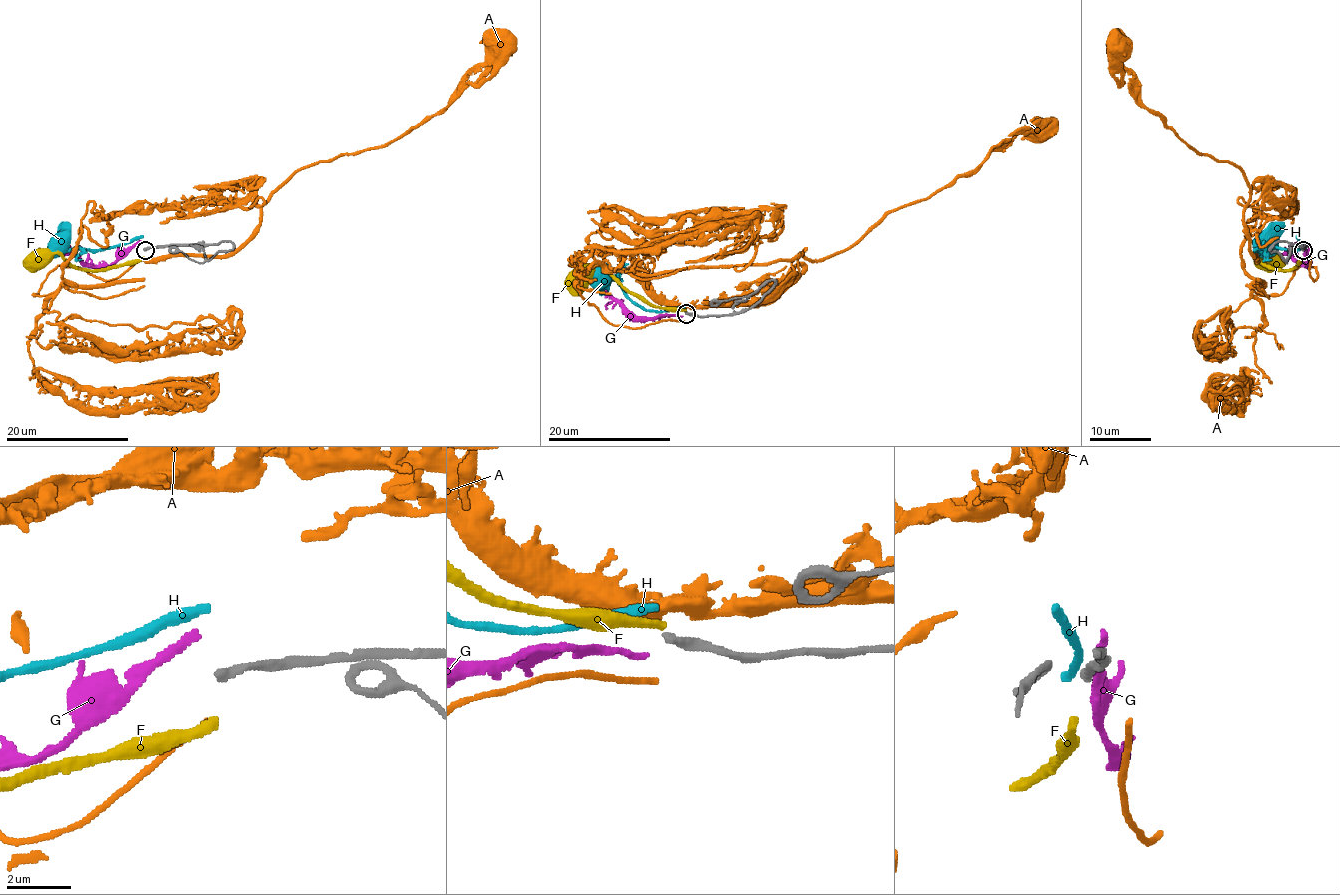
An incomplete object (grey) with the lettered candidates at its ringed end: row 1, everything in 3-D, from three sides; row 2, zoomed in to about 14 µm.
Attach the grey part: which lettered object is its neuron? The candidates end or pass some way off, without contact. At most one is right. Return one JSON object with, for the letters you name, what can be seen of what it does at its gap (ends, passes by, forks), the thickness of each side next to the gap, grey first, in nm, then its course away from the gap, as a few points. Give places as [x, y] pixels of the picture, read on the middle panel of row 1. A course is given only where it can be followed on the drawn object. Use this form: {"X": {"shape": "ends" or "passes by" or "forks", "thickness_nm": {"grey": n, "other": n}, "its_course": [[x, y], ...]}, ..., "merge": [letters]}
{"A": {"shape": "ends", "thickness_nm": {"grey": 300, "other": 170}, "its_course": [[684, 320], [611, 325], [578, 280], [614, 251], [680, 306], [760, 303], [797, 257], [856, 245], [1038, 128]]}, "merge": ["A"]}

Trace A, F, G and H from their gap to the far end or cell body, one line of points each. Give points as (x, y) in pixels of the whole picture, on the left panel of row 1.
A: (142, 258), (111, 280), (58, 266), (36, 295), (90, 201), (260, 206), (408, 134), (497, 43)
F: (144, 257), (88, 270), (74, 269), (58, 254), (42, 255), (36, 260)
G: (141, 243), (130, 246), (113, 263), (91, 267), (71, 254), (65, 241)
H: (139, 238), (99, 249), (70, 249), (58, 244)

